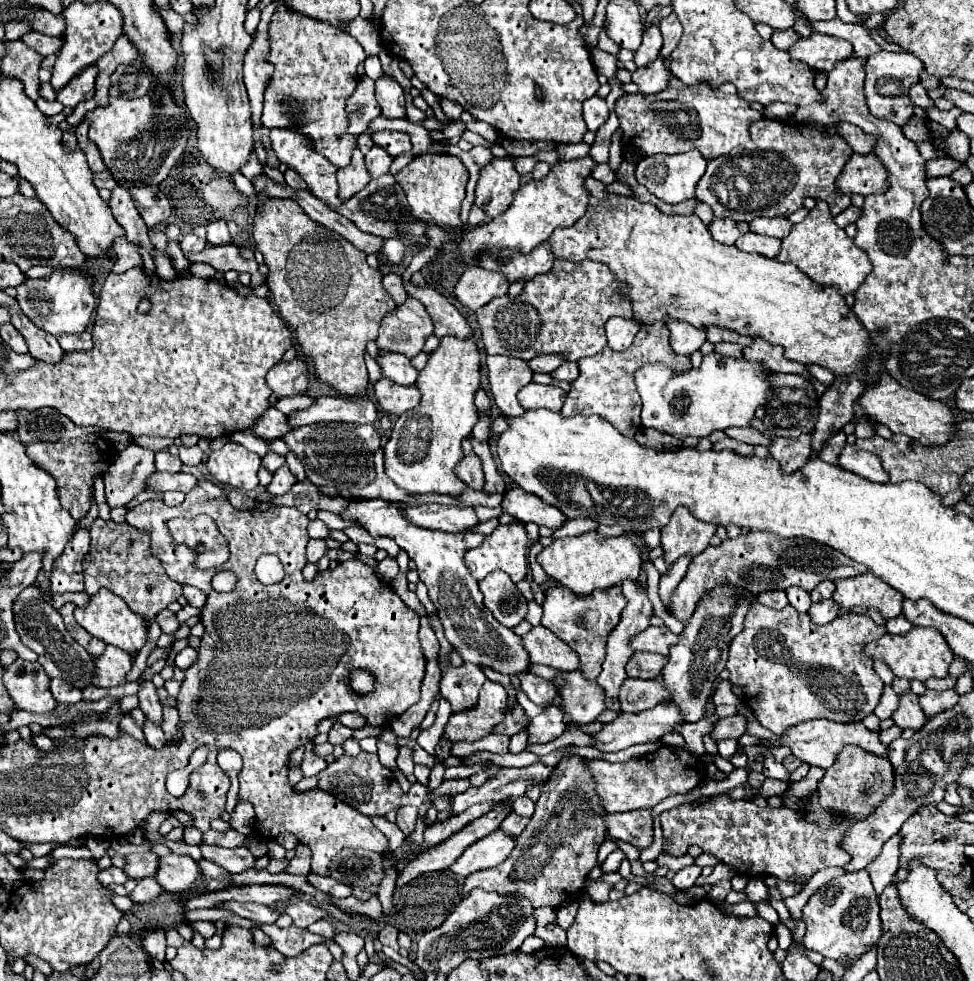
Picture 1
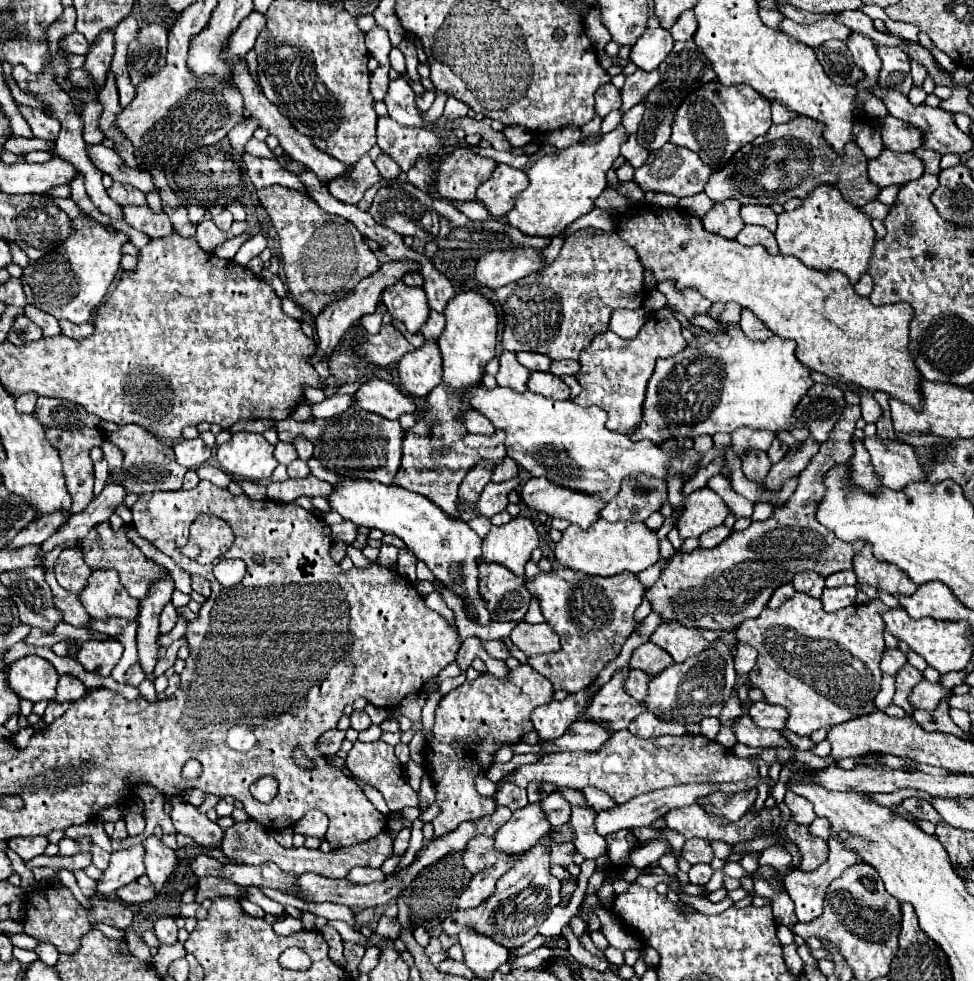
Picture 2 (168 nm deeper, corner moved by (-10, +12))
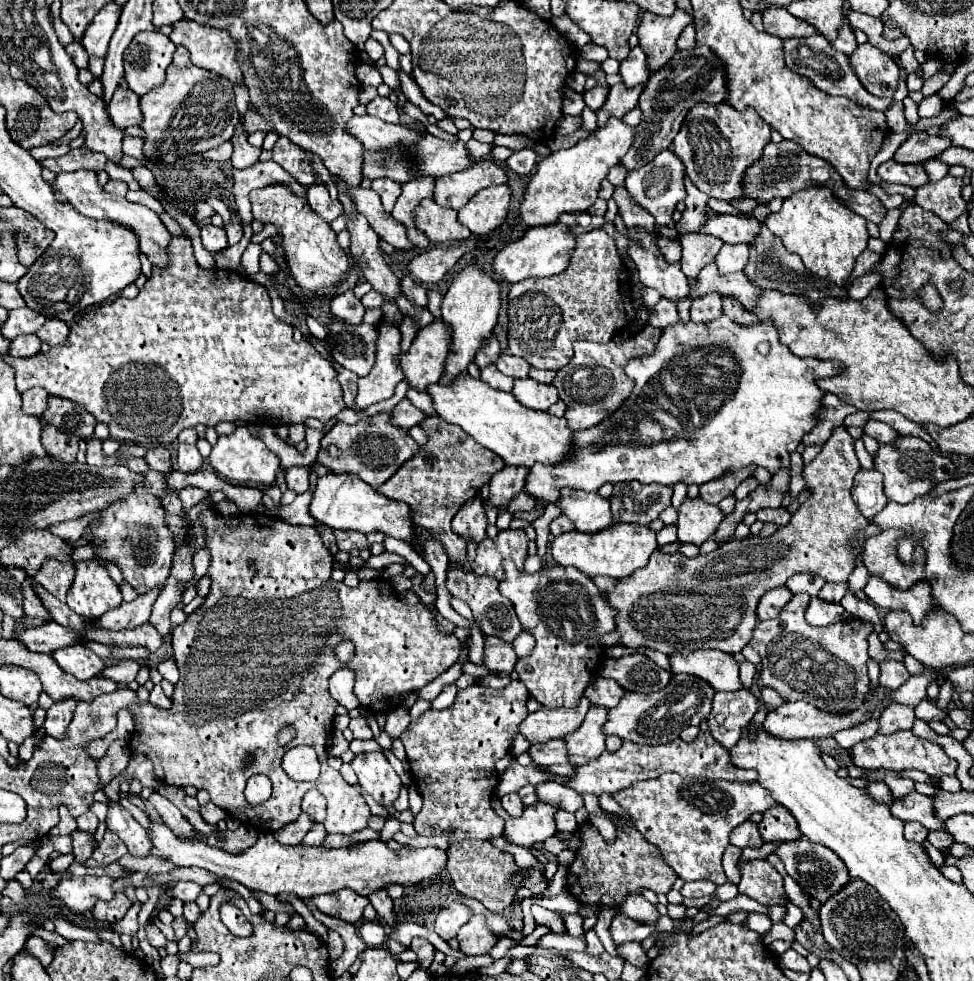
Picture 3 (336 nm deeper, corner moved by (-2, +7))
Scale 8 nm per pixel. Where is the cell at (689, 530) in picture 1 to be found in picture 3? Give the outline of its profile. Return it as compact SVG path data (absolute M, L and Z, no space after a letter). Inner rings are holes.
M684 499L678 509L678 541L702 545L716 533L722 519L724 513L718 505L704 503L702 499Z

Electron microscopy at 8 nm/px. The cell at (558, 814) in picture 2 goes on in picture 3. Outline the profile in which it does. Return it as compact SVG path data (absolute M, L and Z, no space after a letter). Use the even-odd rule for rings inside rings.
M558 811L558 815L556 815L556 827L558 827L558 831L568 831L568 833L576 831L578 823L576 823L574 813L568 813L568 811Z

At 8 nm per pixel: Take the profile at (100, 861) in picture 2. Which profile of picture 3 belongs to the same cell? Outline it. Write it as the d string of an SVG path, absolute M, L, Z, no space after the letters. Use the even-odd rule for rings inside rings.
M72 831L72 853L78 861L86 861L92 857L94 851L94 833L86 833L86 831Z

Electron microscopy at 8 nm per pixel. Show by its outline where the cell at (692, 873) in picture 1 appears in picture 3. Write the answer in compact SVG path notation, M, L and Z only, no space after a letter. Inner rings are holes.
M692 881L692 883L684 883L682 887L682 895L684 897L690 897L690 899L698 899L698 897L704 897L704 895L712 895L716 889L714 883L710 881Z

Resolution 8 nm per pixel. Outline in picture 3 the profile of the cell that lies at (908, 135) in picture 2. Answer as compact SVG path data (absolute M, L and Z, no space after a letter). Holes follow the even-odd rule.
M924 131L910 135L910 139L898 149L898 153L894 155L894 159L898 163L924 163L928 159L938 157L942 151L946 151L946 147L950 147L952 141L946 137L932 137Z

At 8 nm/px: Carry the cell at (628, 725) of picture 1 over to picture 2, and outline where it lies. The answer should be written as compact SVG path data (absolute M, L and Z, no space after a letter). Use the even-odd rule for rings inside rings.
M580 720L574 722L568 732L554 740L554 742L544 742L546 752L566 752L566 750L598 750L604 742L612 738L614 730L610 722L590 722L590 720Z

